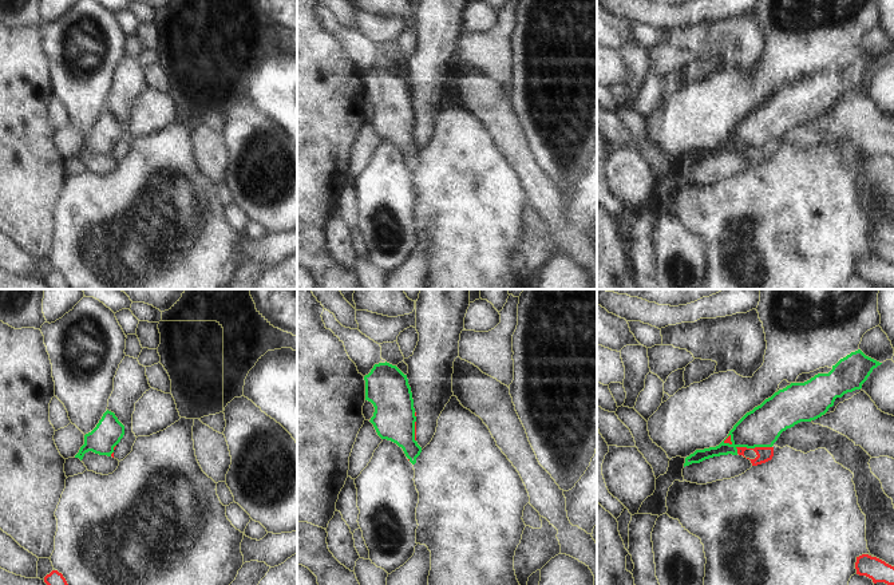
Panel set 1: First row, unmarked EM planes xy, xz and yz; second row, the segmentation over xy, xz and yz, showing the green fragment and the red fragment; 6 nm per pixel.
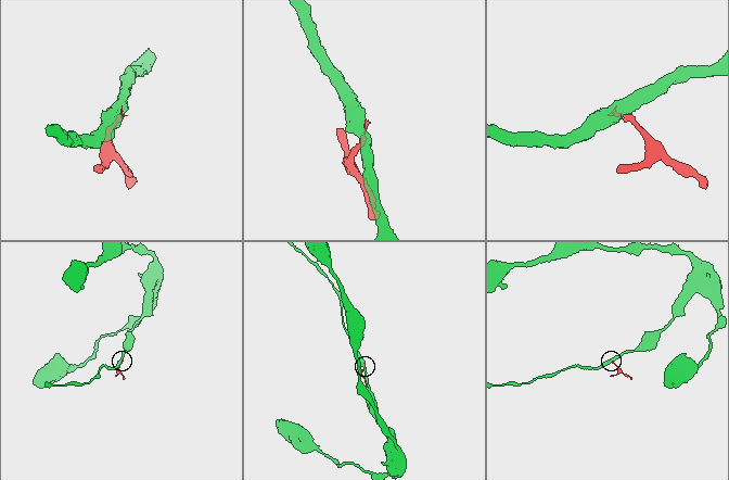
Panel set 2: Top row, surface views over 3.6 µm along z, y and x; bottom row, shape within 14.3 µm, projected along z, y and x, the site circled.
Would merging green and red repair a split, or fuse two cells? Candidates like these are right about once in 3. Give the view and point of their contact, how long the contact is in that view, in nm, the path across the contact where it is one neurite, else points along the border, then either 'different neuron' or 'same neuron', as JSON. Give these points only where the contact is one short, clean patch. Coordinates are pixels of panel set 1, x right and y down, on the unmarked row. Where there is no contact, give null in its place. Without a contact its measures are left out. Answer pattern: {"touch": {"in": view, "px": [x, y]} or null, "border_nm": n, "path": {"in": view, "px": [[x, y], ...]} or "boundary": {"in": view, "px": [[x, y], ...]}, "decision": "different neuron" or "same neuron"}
{"touch": {"in": "yz", "px": [752, 147]}, "border_nm": 220, "boundary": {"in": "yz", "px": [[771, 146], [735, 147]]}, "decision": "different neuron"}

